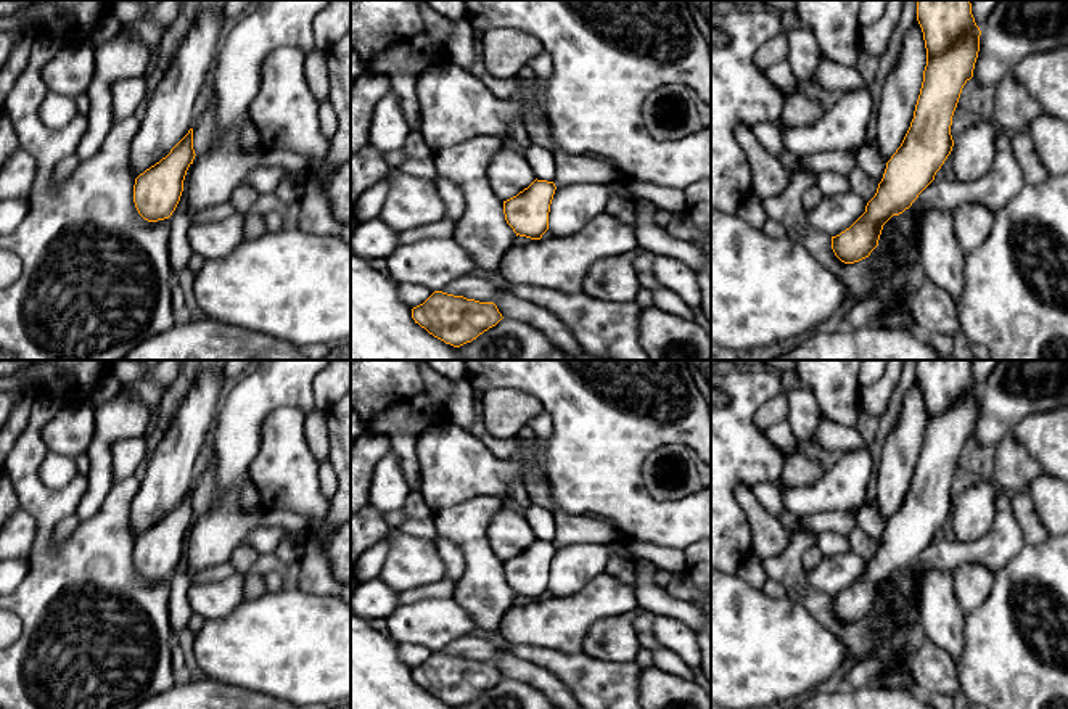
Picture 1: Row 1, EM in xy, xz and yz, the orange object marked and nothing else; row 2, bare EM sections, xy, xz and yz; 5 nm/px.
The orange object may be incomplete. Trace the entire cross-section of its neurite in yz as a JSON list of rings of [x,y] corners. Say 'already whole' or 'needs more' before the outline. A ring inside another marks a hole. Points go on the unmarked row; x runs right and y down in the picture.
needs more; [[[917,360],[917,381],[904,397],[878,469],[875,500],[886,529],[865,572],[849,588],[832,596],[832,609],[841,622],[854,624],[869,617],[878,606],[883,585],[912,566],[951,514],[952,476],[963,445],[973,437],[980,395],[970,360]]]

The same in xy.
needs more; [[[224,368],[198,373],[156,450],[130,506],[134,563],[148,582],[175,571],[193,524],[193,466],[203,447],[219,394],[228,379]]]

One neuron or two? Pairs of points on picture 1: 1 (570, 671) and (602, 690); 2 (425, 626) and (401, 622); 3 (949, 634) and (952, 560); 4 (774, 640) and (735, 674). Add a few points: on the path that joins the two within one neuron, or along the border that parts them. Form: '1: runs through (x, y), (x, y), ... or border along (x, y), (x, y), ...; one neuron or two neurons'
1: runs through (578, 671), (594, 682); one neuron
2: runs through (418, 626), (407, 629); one neuron
3: border along (951, 573), (928, 571), (917, 582), (917, 592); two neurons
4: runs through (764, 650), (759, 650), (745, 664); one neuron

